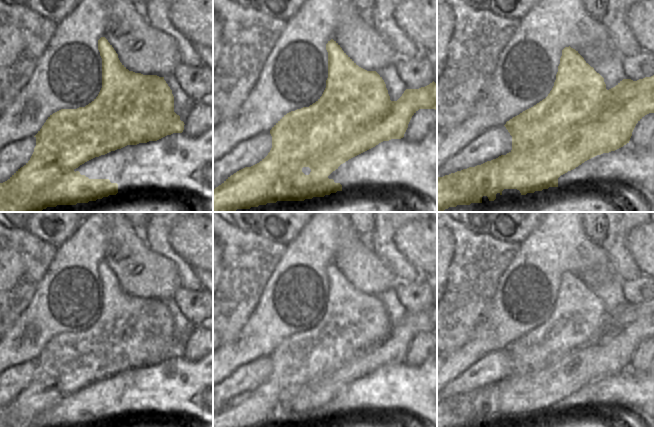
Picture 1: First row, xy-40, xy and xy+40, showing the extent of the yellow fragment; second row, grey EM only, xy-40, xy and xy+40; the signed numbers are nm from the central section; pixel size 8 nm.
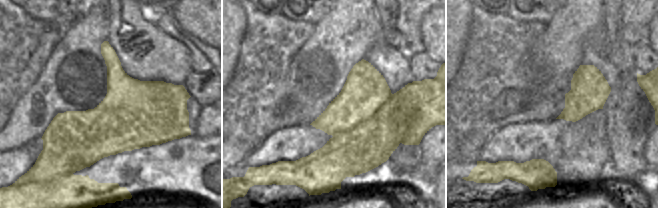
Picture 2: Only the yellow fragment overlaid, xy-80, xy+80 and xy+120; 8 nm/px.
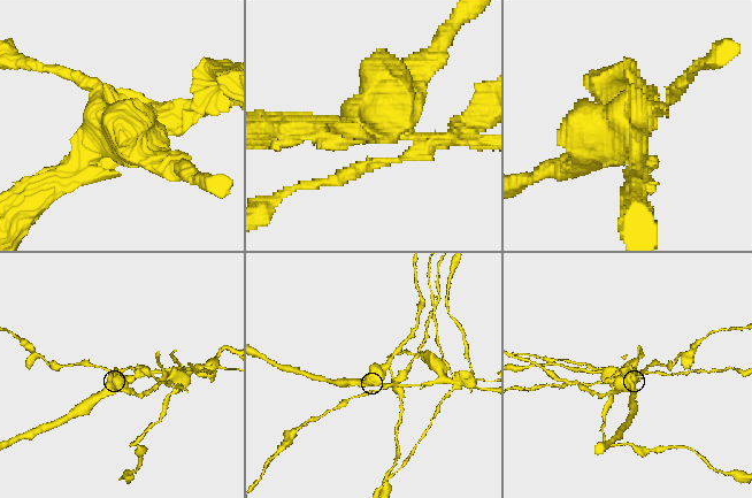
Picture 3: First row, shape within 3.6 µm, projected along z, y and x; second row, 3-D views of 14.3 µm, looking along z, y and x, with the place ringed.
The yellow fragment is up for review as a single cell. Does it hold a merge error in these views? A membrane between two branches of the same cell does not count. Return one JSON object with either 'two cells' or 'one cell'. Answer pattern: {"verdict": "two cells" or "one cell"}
{"verdict": "two cells"}

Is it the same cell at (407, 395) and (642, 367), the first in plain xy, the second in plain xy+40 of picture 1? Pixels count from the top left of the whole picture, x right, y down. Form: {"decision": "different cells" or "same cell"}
{"decision": "different cells"}

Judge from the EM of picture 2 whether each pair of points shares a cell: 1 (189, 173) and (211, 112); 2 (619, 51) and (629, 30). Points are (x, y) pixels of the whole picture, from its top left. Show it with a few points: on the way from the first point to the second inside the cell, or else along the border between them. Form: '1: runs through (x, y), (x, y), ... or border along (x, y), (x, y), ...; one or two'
1: border along (194, 135), (200, 138), (211, 137); two
2: border along (604, 28), (610, 46), (625, 40), (632, 47); two

